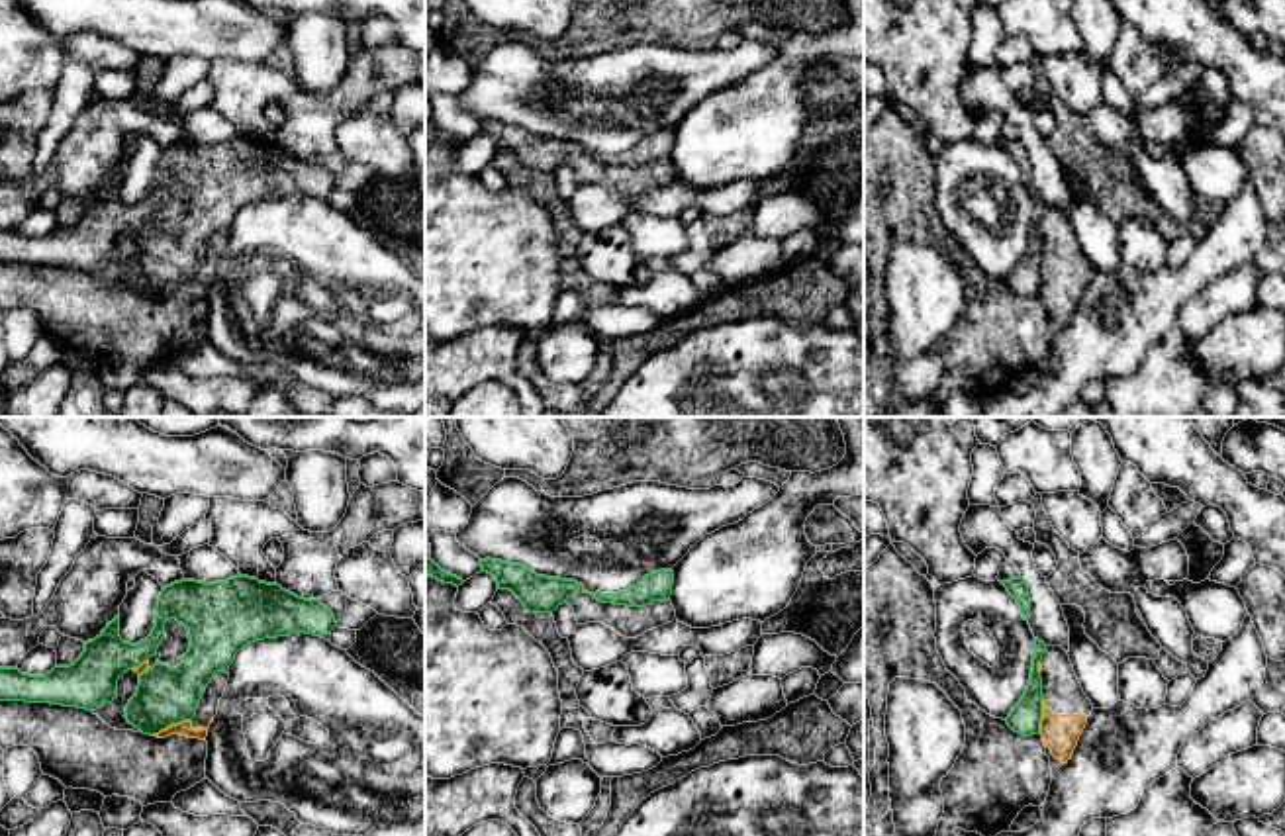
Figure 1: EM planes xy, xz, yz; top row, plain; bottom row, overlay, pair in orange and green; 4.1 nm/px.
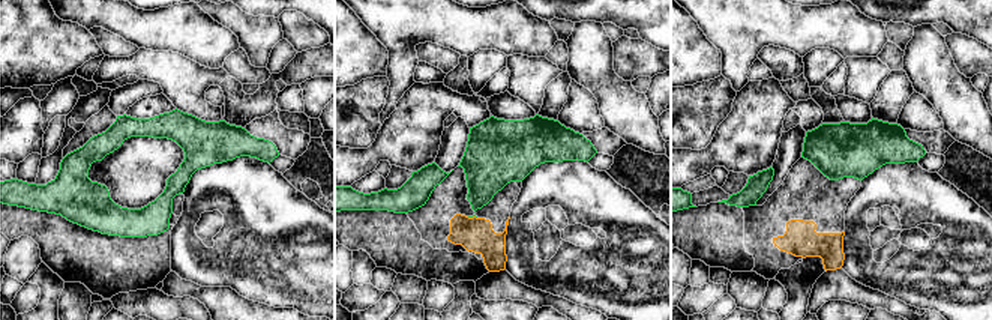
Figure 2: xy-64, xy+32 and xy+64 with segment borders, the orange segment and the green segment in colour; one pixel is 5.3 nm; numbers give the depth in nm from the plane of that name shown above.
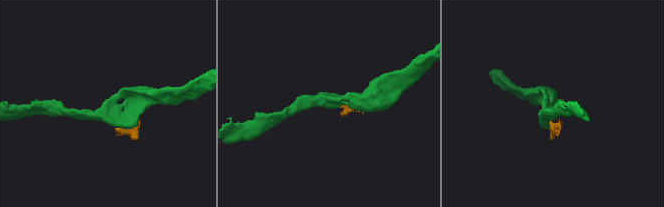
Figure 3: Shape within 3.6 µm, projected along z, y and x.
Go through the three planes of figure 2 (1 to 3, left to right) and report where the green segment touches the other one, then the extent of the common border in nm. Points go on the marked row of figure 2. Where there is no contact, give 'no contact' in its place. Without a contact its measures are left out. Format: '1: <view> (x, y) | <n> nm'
1: no contact
2: xy+32 (473, 217) | 60 nm
3: no contact

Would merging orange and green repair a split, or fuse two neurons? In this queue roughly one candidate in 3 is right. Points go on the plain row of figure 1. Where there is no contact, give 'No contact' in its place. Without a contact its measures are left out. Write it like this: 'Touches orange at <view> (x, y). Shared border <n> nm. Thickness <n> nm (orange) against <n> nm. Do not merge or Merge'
Touches orange at xy (173, 286). Shared border 180 nm. Thickness 60 nm (orange) against 240 nm. Do not merge

